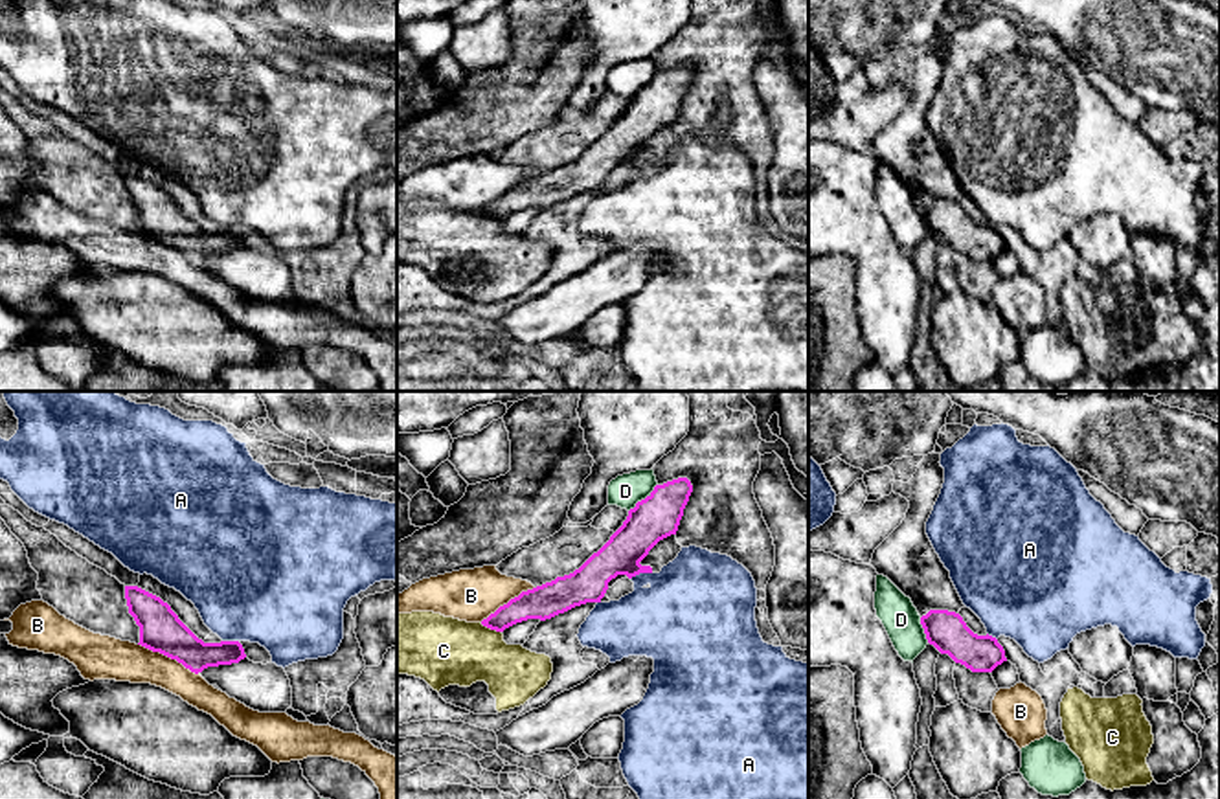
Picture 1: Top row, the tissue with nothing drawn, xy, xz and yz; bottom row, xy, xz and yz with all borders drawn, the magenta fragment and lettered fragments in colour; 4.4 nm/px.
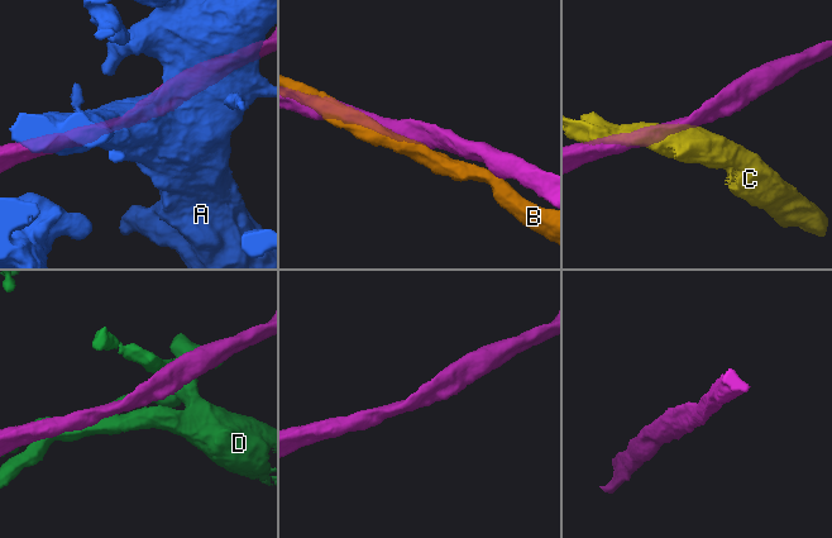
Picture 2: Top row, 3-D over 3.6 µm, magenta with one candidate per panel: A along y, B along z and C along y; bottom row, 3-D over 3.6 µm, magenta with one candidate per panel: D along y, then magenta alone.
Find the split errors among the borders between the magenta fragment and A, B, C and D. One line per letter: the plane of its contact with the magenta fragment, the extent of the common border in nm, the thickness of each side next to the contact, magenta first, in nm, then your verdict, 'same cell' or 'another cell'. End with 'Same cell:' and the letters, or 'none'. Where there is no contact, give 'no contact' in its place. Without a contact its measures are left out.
A: contact in xz; length 100 nm; calibres 190 and 360 nm; another cell
B: contact in xy; length 300 nm; calibres 190 and 180 nm; another cell
C: contact in xz; length 100 nm; calibres 140 and 300 nm; another cell
D: contact in xz; length 180 nm; calibres 200 and 150 nm; another cell
Same cell: none

